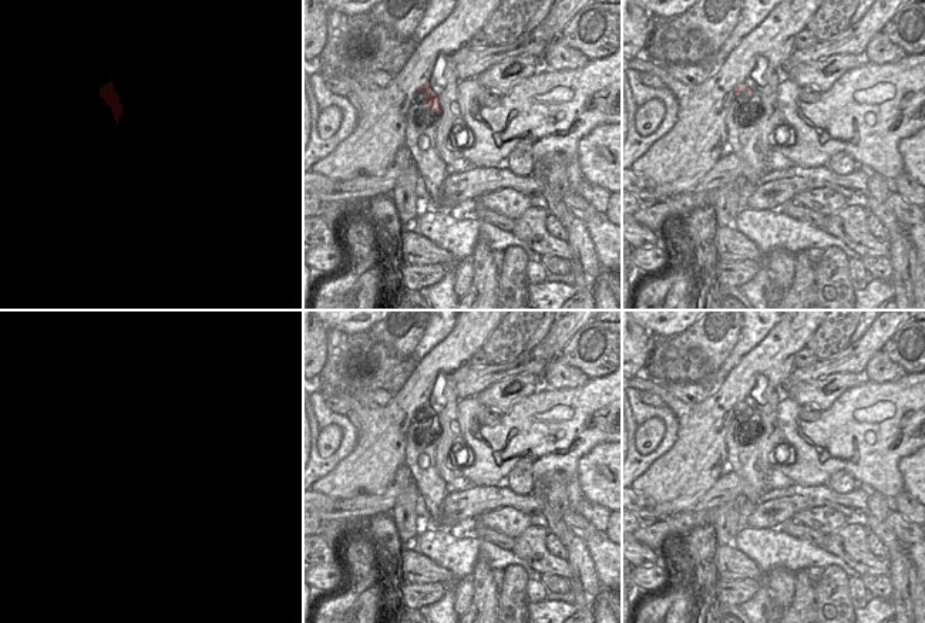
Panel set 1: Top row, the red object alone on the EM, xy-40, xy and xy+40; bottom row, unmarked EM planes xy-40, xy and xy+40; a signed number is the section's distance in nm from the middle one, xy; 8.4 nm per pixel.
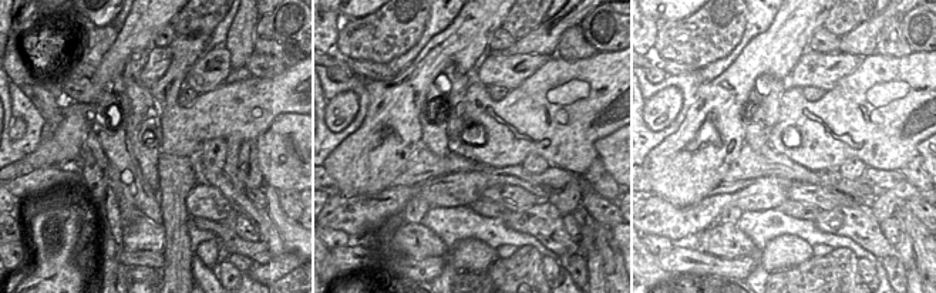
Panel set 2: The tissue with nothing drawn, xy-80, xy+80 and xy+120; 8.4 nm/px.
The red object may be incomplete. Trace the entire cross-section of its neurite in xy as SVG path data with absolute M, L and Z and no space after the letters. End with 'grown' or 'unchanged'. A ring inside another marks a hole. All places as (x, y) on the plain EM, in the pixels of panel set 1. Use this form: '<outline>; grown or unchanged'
M426 401L418 408L418 414L413 417L407 430L407 445L404 448L404 464L408 467L420 496L424 499L433 525L440 523L443 518L443 502L448 495L448 485L440 475L435 464L440 431L441 424L438 415L430 403ZM423 421L430 425L431 444L427 447L420 447L420 440L417 438L420 432L418 425Z; grown

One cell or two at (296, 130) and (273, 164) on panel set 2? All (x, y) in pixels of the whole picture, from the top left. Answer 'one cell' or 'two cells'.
one cell

